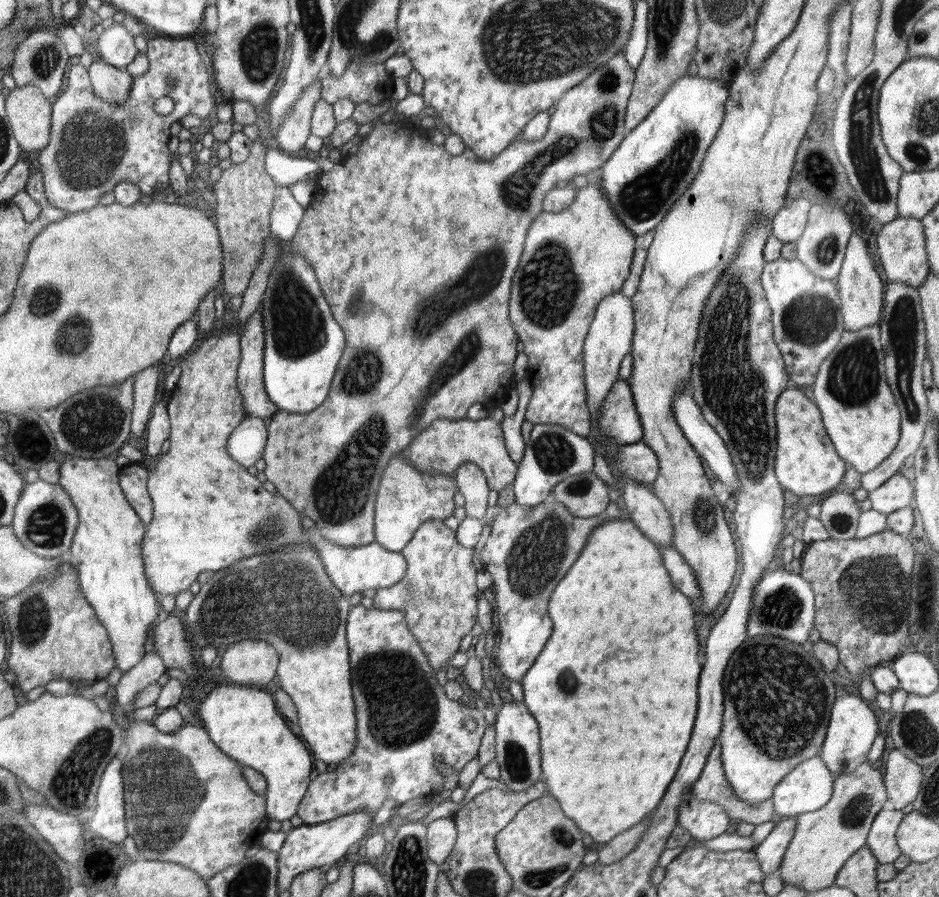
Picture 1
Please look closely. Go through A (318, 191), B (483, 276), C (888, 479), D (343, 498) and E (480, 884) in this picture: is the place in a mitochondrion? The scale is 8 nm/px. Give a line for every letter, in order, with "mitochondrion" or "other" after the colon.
A: other
B: mitochondrion
C: other
D: mitochondrion
E: mitochondrion

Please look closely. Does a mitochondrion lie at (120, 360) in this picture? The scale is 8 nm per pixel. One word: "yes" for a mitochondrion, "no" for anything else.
no

